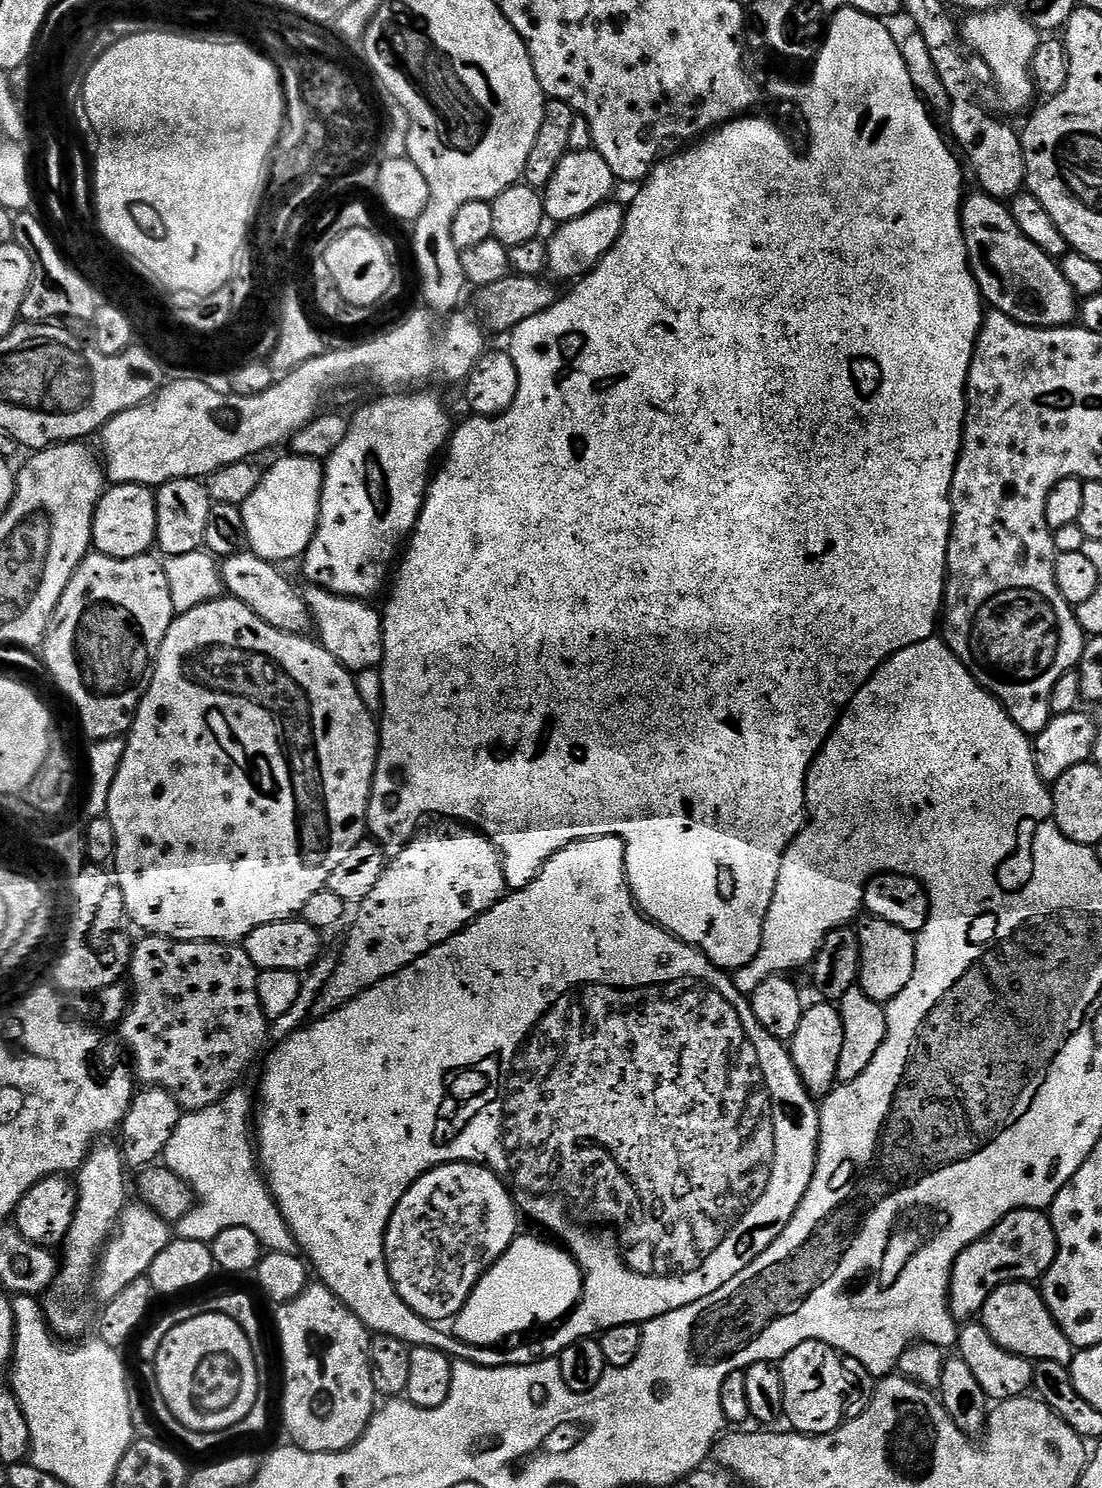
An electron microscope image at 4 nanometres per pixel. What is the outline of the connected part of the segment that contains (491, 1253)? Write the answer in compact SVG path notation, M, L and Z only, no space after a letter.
M481 1163L440 1165L420 1176L391 1216L384 1235L387 1269L399 1296L424 1320L442 1324L444 1320L454 1319L483 1275L517 1237L520 1220L515 1200L503 1179L494 1173L491 1167Z

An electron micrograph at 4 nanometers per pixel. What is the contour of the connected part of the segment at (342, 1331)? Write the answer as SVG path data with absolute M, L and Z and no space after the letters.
M319 1282L309 1283L298 1298L279 1305L275 1311L280 1352L284 1355L284 1424L292 1435L291 1443L307 1452L345 1452L360 1441L378 1408L376 1387L370 1378L368 1327Z

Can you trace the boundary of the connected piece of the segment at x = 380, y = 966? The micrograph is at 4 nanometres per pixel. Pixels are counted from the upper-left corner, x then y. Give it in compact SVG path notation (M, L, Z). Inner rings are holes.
M440 822L437 828L432 828L429 832L424 832L424 830L417 831L416 835L412 837L412 841L401 852L397 852L391 857L390 863L384 869L382 878L378 878L378 886L374 886L374 890L370 890L370 894L366 894L366 898L360 901L358 907L355 909L355 912L357 911L356 921L353 922L352 929L348 932L348 941L345 942L344 948L341 947L339 949L340 961L338 962L338 966L334 970L334 974L330 974L330 982L326 982L322 994L314 1002L312 1016L319 1018L330 1014L334 1010L341 1008L346 1002L358 998L358 994L370 990L378 982L382 982L386 978L398 974L398 970L410 966L418 958L422 958L422 954L434 950L434 946L446 942L454 934L458 934L463 928L468 927L483 912L490 910L499 900L503 900L505 895L506 885L504 882L503 859L495 846L486 837L480 835L479 831L473 830L471 827L465 826L460 822Z

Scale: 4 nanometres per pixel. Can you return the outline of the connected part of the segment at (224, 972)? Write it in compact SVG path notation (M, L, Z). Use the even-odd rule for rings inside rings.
M151 934L137 939L132 949L132 967L130 969L130 999L128 1013L118 1025L120 1036L132 1055L131 1067L134 1076L141 1085L161 1088L172 1095L180 1103L181 1109L197 1112L206 1106L214 1106L227 1092L232 1091L241 1083L240 1075L252 1064L252 1059L265 1051L264 1043L270 1040L270 1021L264 1015L258 998L258 970L254 962L250 962L250 954L236 942L221 942L218 940L172 940L169 936L153 936Z

